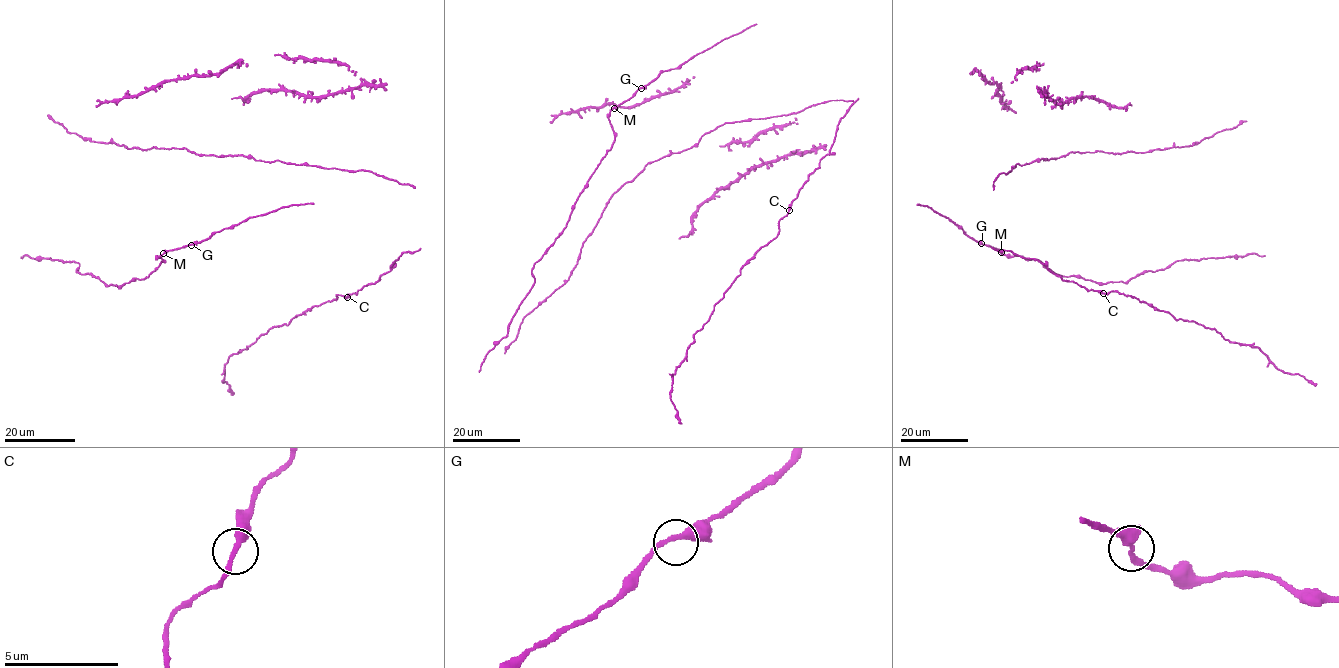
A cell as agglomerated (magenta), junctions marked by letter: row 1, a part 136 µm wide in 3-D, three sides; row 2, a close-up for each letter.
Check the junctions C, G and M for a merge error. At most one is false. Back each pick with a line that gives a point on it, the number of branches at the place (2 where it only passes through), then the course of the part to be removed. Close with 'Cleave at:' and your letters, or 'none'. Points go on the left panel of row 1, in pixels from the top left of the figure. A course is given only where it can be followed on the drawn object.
Cleave at: none

